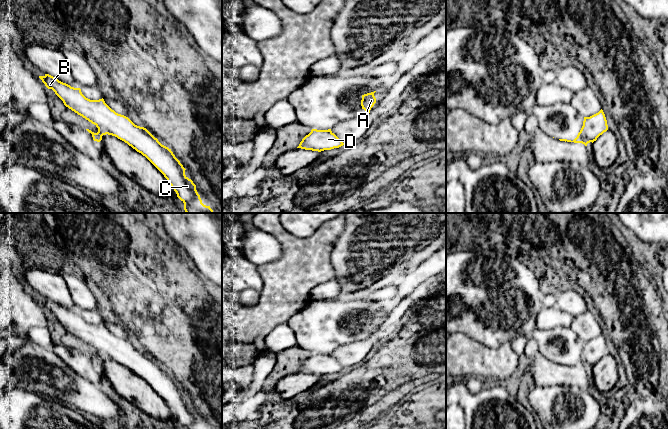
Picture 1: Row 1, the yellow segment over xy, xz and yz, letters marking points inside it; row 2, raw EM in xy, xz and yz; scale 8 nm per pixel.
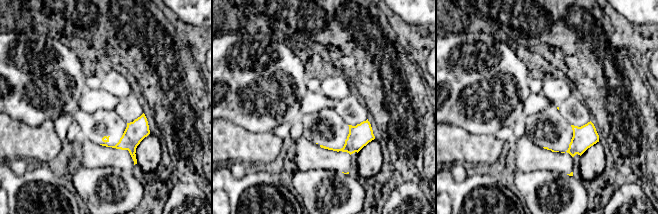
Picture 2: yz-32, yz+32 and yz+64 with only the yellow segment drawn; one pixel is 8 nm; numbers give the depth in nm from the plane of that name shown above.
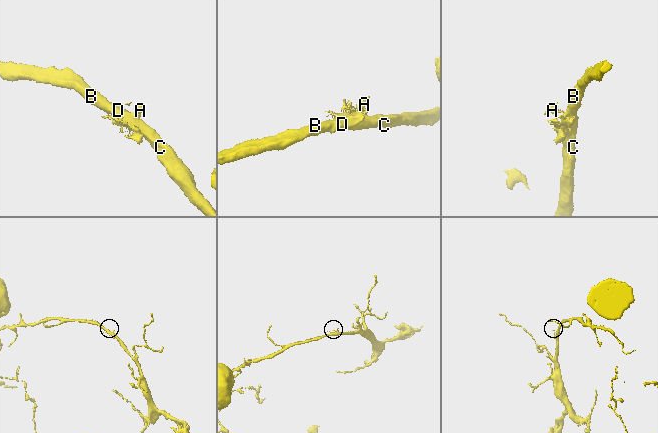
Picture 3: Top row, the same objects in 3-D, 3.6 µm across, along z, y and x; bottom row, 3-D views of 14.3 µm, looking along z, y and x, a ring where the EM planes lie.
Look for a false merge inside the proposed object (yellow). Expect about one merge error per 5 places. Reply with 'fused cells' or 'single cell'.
single cell

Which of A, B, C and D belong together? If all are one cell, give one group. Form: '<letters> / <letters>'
A B C D

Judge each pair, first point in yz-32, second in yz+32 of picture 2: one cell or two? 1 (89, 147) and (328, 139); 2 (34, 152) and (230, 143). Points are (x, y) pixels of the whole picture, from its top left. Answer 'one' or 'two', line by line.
1: two
2: one

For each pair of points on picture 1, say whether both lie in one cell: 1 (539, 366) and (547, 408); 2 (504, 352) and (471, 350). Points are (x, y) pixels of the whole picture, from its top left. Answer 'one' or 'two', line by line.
1: two
2: one

